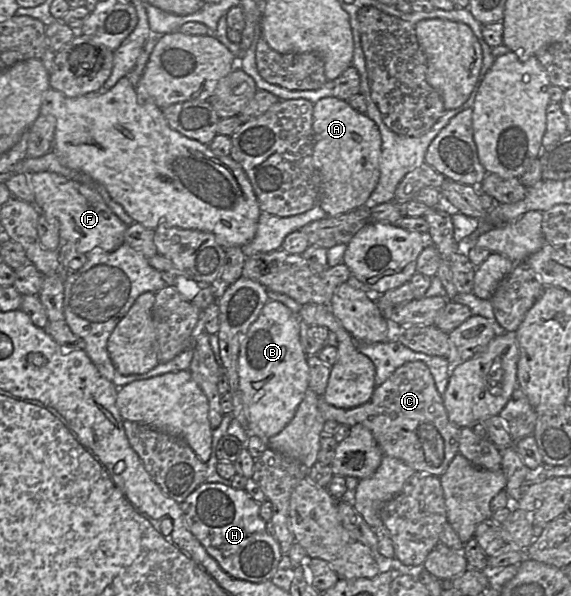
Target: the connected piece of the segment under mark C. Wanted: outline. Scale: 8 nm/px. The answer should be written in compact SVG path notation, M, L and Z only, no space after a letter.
M421 361L405 363L381 385L363 405L342 409L318 400L318 409L326 421L349 427L362 424L373 434L384 456L394 457L417 472L440 477L459 453L460 428L448 418L443 398L438 393L429 368Z

